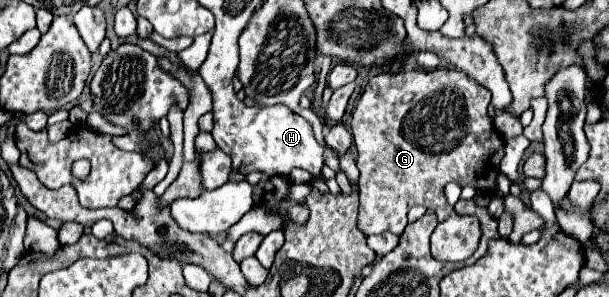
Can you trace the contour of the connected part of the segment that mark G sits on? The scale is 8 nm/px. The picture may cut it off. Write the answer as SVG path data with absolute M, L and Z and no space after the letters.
M438 68L432 72L408 70L400 74L382 72L374 76L352 114L352 136L358 148L358 170L360 170L360 210L358 228L370 234L402 234L402 208L412 208L416 204L428 206L438 214L438 226L432 232L432 256L442 262L462 262L474 254L478 248L482 230L476 216L460 216L454 206L446 202L444 186L448 182L458 182L462 186L470 184L478 192L494 192L496 178L500 174L498 164L504 156L504 140L494 130L488 116L490 92L476 80L466 76L462 70Z

